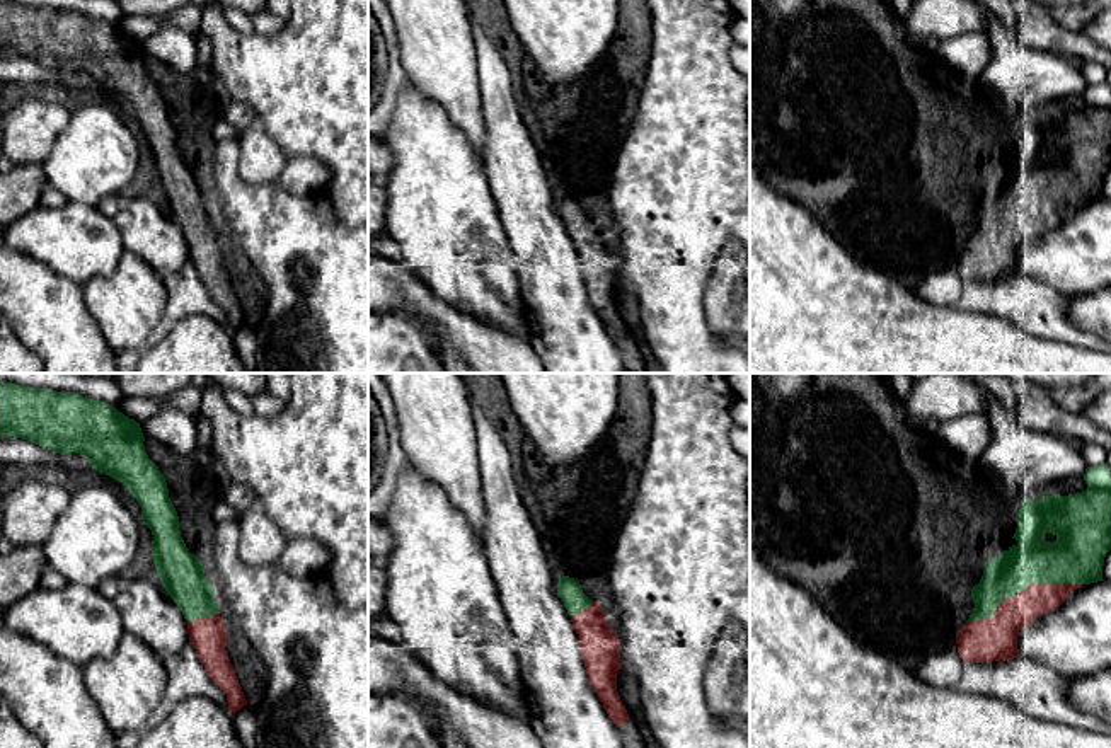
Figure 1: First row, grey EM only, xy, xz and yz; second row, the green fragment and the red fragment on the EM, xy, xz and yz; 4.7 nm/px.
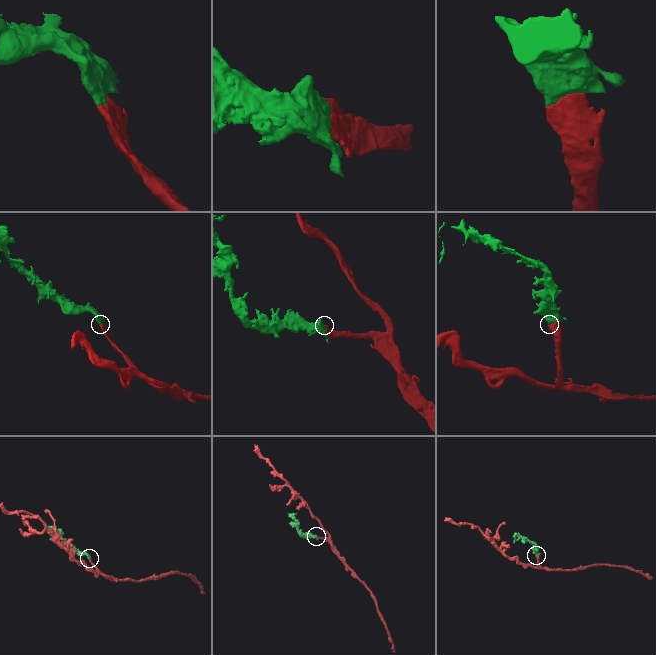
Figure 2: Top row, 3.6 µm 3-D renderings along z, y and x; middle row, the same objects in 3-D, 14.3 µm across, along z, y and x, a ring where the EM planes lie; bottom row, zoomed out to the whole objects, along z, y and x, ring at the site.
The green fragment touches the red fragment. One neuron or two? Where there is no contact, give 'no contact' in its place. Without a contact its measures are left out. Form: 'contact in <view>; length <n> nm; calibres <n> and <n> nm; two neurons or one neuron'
contact in yz; length 550 nm; calibres 220 and 190 nm; one neuron

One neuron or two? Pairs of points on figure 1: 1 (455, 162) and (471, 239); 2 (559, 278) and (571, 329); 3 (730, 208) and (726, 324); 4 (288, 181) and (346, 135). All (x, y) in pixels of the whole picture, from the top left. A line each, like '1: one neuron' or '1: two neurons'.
1: one neuron
2: one neuron
3: two neurons
4: two neurons

